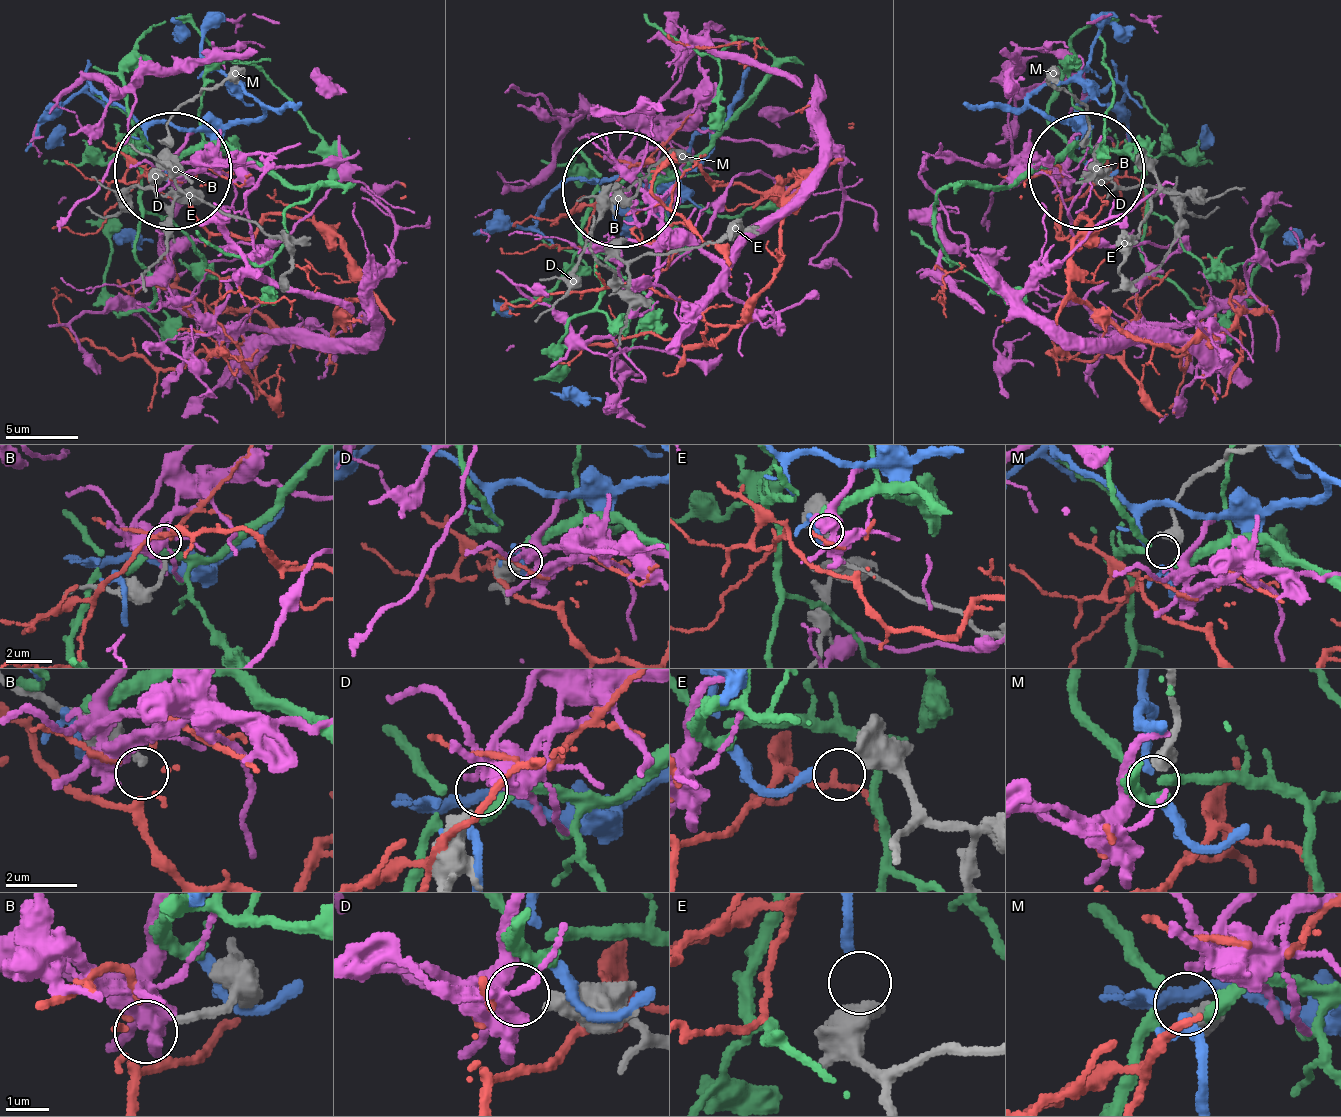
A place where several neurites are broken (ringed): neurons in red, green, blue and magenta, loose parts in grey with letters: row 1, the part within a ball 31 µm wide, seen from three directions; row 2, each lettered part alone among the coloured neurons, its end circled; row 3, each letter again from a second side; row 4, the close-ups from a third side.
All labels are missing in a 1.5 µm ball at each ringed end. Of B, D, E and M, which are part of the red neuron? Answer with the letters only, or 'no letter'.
no letter

